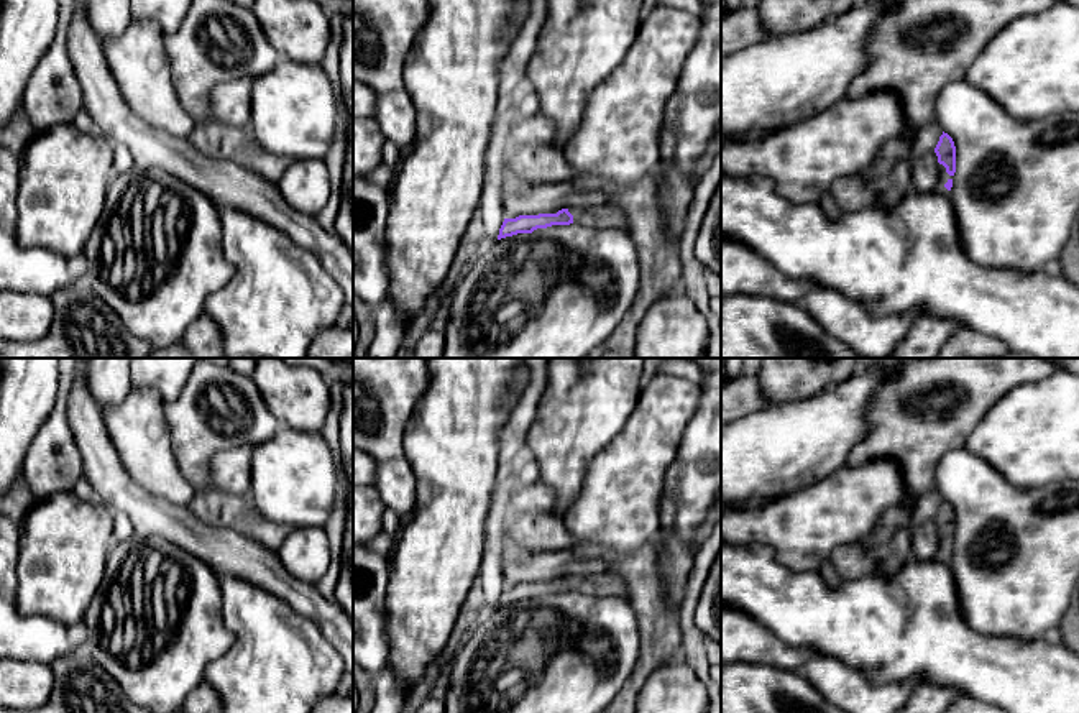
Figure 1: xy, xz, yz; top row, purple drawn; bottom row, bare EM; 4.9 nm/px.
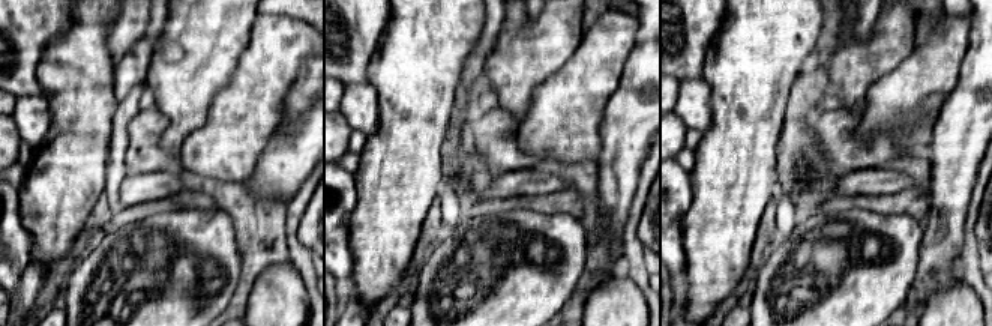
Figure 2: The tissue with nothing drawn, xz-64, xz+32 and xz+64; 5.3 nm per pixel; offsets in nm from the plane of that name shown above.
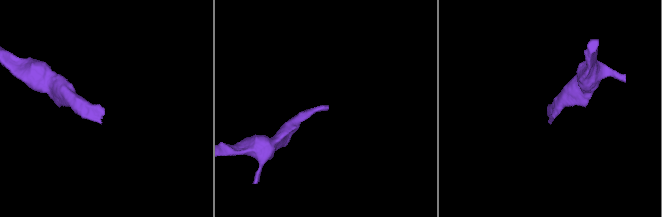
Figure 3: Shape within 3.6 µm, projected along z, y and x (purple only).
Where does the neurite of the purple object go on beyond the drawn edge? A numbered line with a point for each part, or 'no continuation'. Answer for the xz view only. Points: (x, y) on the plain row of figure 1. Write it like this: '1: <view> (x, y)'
1: xz (598, 584)

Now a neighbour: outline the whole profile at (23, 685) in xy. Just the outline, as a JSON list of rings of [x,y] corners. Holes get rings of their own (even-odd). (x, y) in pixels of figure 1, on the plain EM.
[[[0,660],[0,706],[36,710],[43,706],[56,682],[51,665],[26,660]]]

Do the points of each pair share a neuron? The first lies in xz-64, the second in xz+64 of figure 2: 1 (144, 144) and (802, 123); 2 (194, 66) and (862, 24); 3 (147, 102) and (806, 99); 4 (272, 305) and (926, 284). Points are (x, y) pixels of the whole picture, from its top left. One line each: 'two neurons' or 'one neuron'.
1: two neurons
2: two neurons
3: two neurons
4: two neurons

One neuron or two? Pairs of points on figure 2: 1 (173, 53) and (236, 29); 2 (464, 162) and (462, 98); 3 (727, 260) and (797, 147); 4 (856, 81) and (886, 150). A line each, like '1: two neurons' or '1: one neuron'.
1: one neuron
2: one neuron
3: two neurons
4: two neurons

